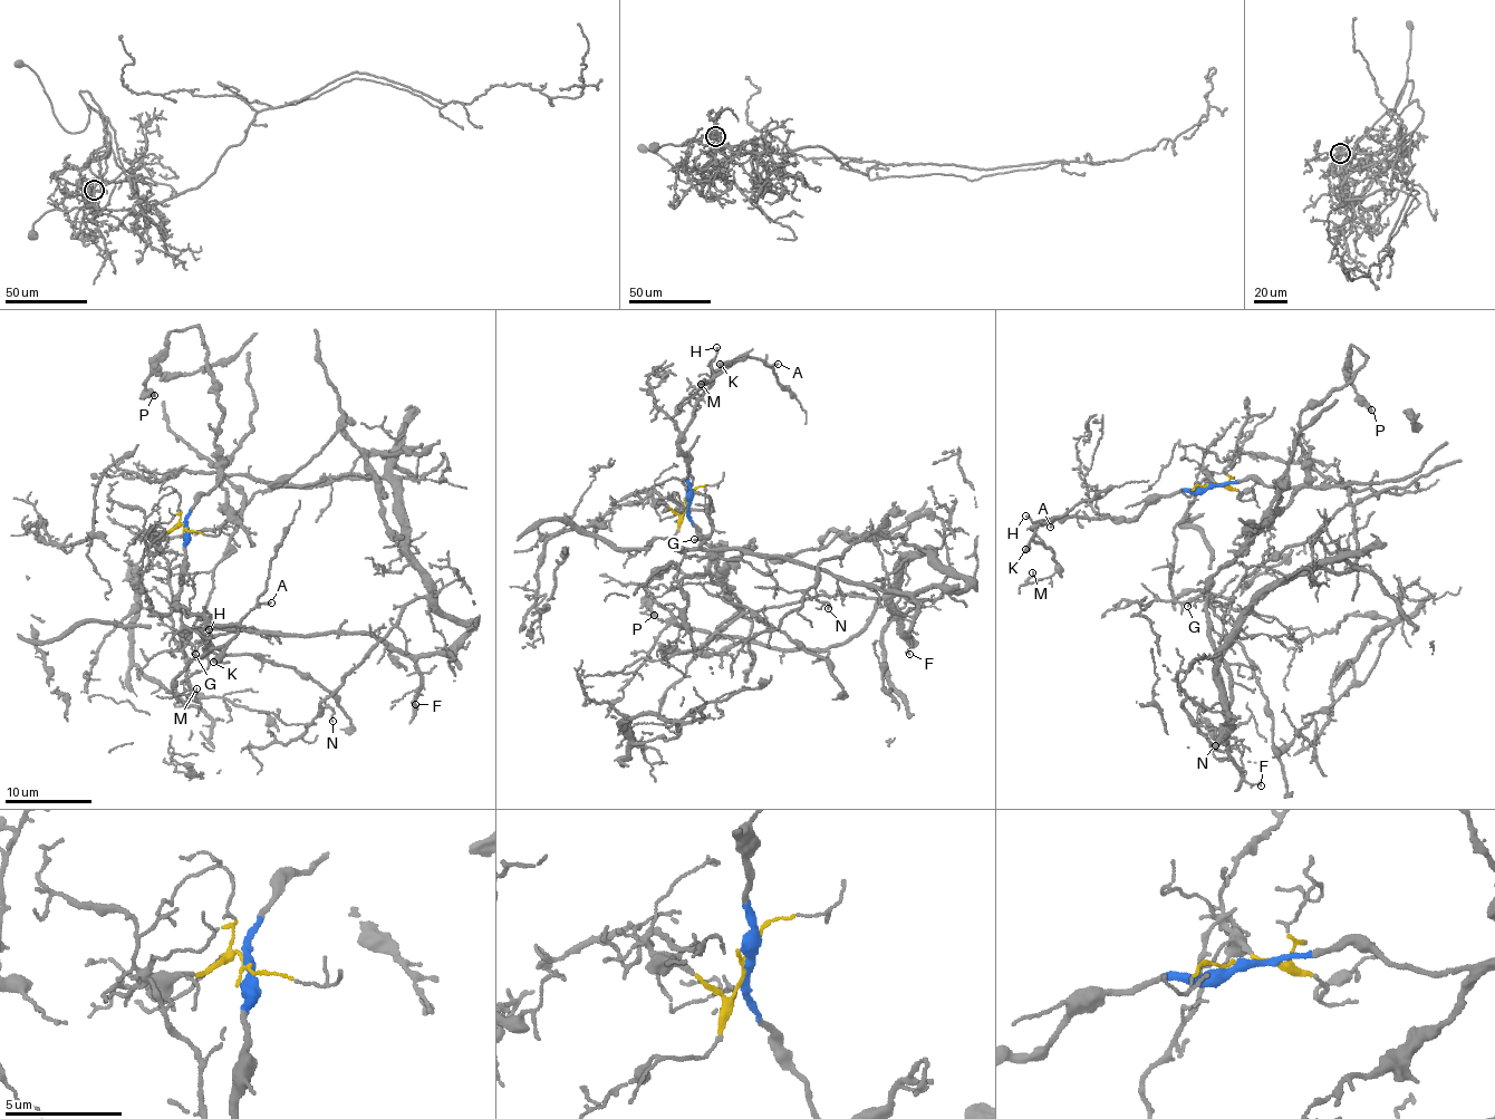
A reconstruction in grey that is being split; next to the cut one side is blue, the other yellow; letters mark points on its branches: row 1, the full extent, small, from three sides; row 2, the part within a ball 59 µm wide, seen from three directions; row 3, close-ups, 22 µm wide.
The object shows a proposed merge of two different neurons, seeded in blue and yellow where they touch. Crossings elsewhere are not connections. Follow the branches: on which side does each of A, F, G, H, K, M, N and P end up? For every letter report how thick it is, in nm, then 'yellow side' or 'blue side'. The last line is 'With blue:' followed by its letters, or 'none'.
A: 130 nm thick; blue side
F: 100 nm thick; yellow side
G: 80 nm thick; yellow side
H: 100 nm thick; blue side
K: 440 nm thick; blue side
M: 100 nm thick; blue side
N: 100 nm thick; yellow side
P: 280 nm thick; blue side
With blue: A, H, K, M, P

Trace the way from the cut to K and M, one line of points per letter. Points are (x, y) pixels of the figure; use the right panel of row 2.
K: (1212, 486), (1161, 494), (1130, 520), (1109, 517), (1060, 519), (1040, 524), (1025, 550)
M: (1212, 486), (1161, 494), (1130, 520), (1040, 524), (1033, 540), (1054, 552), (1057, 570), (1030, 582), (1032, 571)

